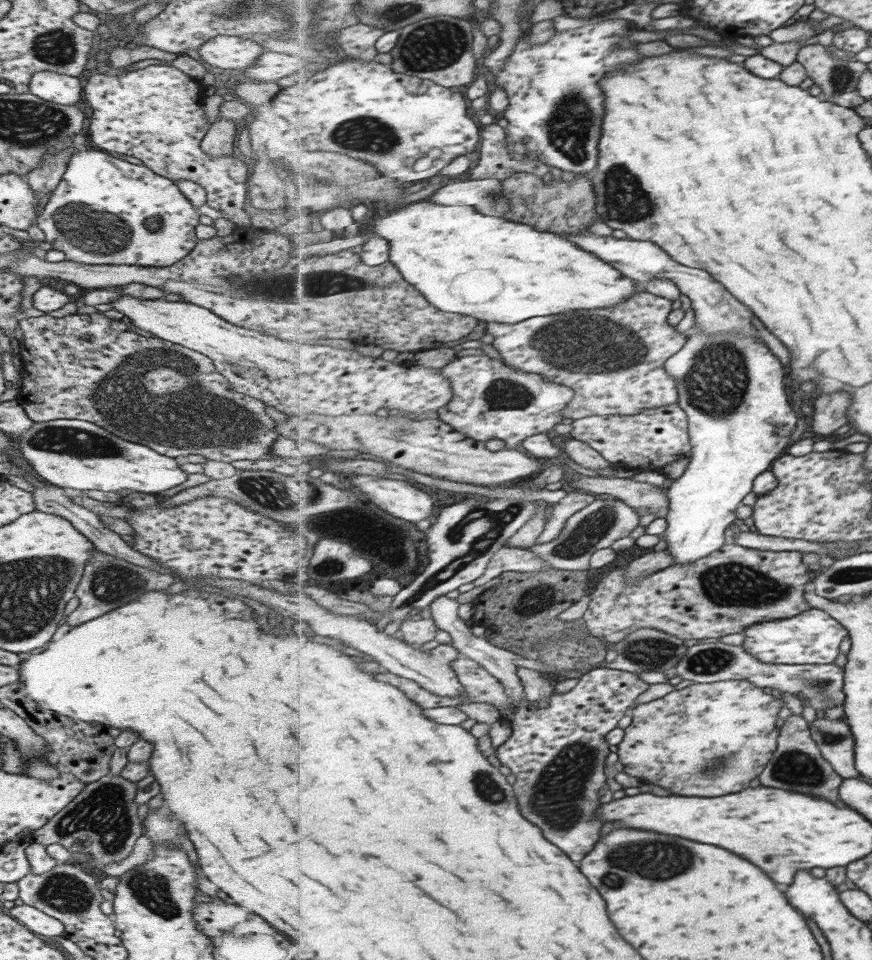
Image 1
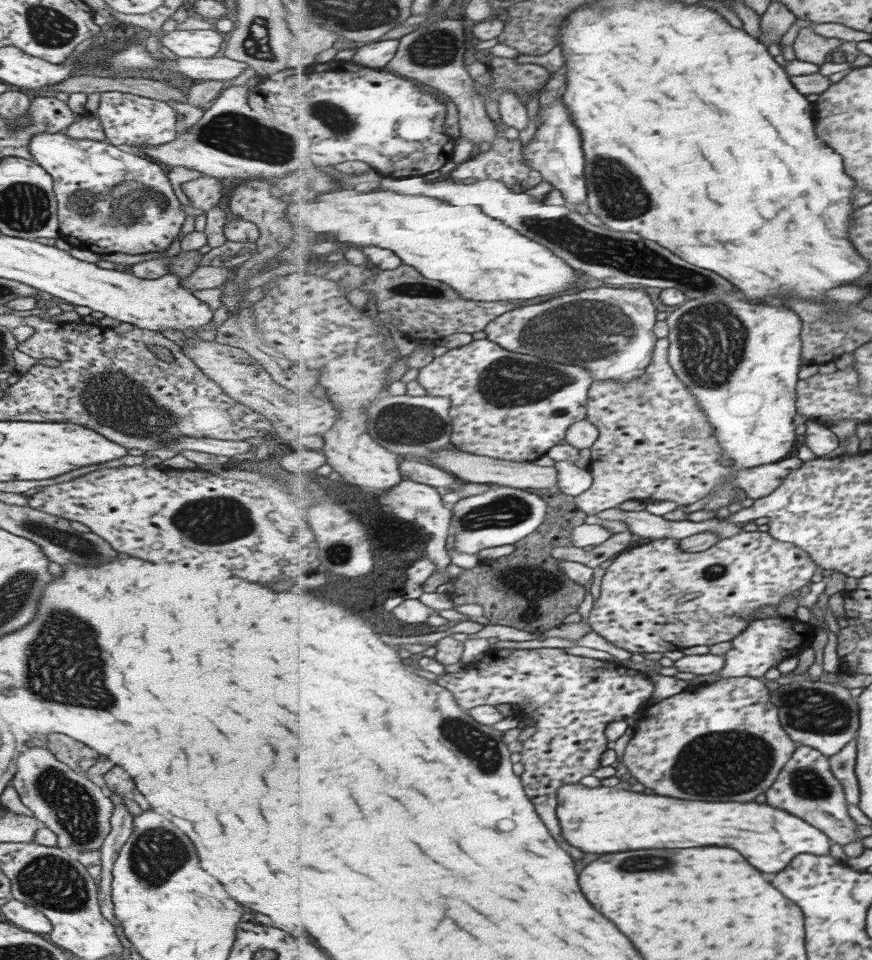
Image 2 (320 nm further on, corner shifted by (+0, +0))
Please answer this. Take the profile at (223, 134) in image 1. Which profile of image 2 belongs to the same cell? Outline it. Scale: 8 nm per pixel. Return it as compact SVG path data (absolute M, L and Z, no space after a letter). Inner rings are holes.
M202 175L196 179L181 183L180 188L193 209L207 212L216 206L221 198L221 178Z

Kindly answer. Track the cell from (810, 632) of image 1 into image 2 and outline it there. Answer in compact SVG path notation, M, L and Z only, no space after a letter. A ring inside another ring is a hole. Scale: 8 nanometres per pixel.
M767 618L754 620L742 633L732 640L733 648L725 655L726 665L720 671L723 677L761 678L781 660L797 656L815 636L816 623L795 622L795 619Z

